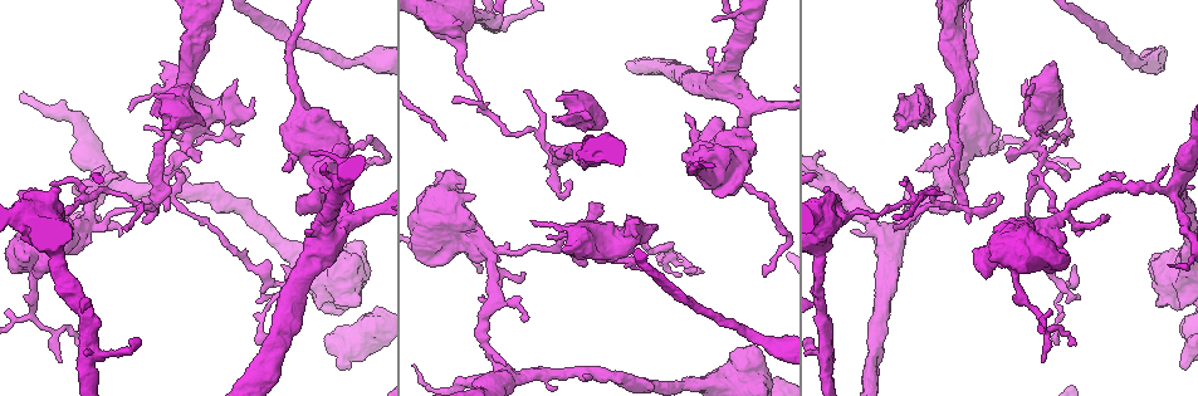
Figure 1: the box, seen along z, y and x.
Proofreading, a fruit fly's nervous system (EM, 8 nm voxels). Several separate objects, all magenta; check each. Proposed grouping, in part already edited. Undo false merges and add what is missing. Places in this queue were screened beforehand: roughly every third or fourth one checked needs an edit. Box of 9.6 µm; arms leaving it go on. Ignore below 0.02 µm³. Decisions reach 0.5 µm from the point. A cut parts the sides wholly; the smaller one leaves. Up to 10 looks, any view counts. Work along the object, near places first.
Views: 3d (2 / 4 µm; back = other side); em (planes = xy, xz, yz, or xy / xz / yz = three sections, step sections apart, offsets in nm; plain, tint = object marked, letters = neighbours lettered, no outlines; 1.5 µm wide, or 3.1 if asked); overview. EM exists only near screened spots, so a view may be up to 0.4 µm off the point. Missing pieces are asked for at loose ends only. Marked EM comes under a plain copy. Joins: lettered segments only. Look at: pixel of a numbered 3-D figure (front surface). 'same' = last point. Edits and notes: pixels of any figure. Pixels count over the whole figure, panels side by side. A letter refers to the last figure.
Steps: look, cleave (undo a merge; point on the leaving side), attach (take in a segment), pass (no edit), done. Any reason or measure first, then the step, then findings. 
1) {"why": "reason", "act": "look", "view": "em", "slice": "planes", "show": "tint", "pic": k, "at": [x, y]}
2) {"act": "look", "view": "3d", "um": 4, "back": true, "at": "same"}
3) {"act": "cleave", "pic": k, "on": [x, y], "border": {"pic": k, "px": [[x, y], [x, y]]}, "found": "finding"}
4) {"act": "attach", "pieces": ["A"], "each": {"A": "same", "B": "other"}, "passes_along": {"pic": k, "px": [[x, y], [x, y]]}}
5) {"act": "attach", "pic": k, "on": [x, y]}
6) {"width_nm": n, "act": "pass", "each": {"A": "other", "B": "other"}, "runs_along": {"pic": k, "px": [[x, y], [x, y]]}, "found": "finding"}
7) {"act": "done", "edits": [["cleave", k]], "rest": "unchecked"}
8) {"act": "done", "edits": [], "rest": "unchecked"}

{"why": "sudden change in width", "act": "look", "view": "3d", "um": 4, "pic": 1, "at": [574, 249]}

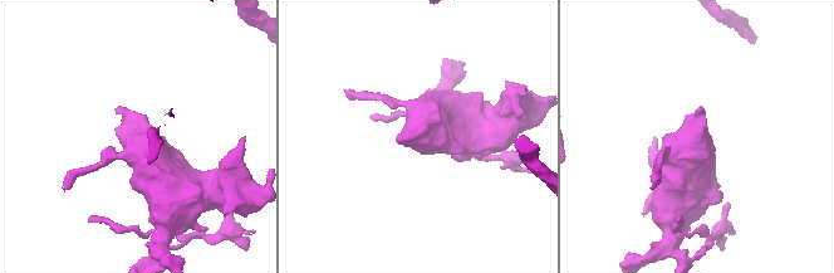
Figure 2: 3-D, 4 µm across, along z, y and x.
{"act": "look", "view": "em", "slice": "yz", "step": 4, "show": "letters", "pic": 2, "at": [138, 138]}

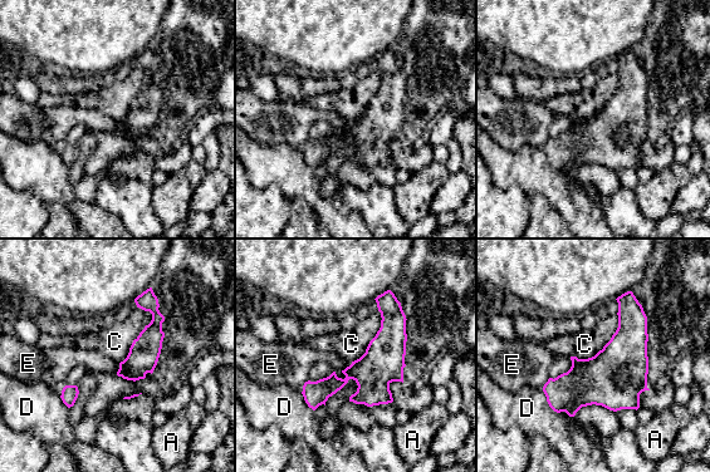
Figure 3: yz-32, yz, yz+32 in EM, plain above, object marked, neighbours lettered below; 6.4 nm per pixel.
{"act": "pass", "each": {"A": "other", "C": "other", "D": "other", "E": "other"}, "runs_along": {"pic": 3, "px": [[383, 296], [388, 340], [312, 404]]}, "found": "continuous, no second neuron"}

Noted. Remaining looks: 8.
{"why": "free end", "act": "look", "view": "em", "slice": "planes", "show": "tint", "pic": 1, "at": [605, 122]}

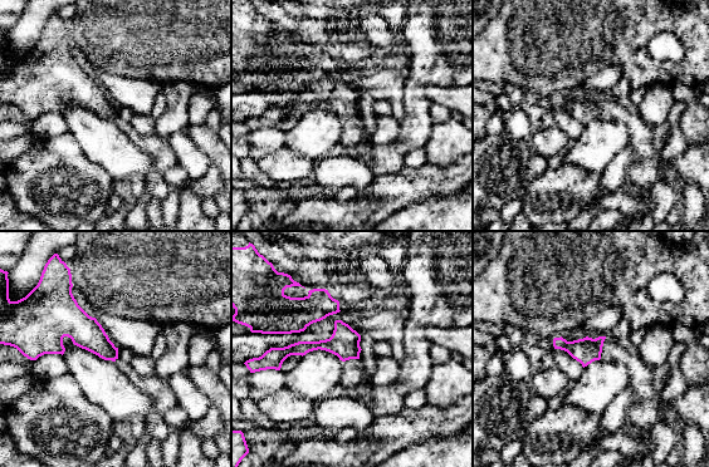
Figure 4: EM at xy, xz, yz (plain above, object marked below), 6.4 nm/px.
{"act": "look", "view": "em", "slice": "planes", "show": "letters", "at": "same"}

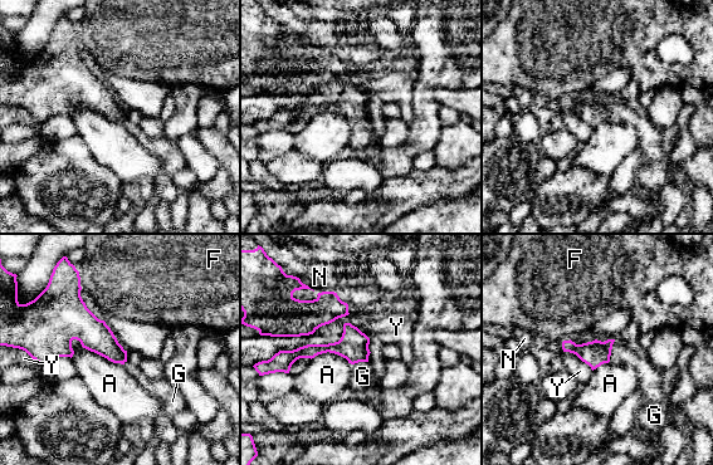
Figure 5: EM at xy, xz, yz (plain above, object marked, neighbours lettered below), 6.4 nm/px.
{"act": "attach", "pieces": ["G"], "each": {"A": "other", "F": "other", "G": "same", "N": "other", "Y": "other"}, "passes_along": {"pic": 5, "px": [[595, 353], [610, 351], [620, 353]]}, "found": "the neuron continues"}

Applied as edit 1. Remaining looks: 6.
{"why": "branch point", "act": "look", "view": "em", "slice": "planes", "show": "letters", "pic": 1, "at": [154, 209]}

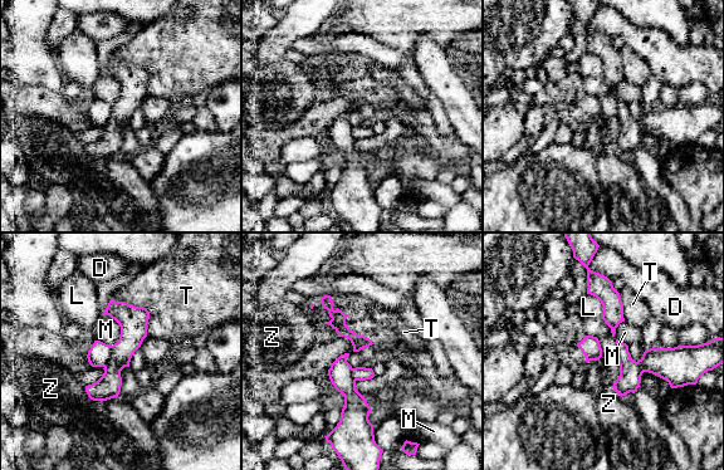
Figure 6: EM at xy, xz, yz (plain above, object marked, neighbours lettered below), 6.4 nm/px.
{"act": "cleave", "pic": 6, "on": [133, 326], "each": {"D": "other", "L": "other", "M": "other", "T": "other", "Z": "other"}, "found": "a second neuron is stuck on"}

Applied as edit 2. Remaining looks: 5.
{"act": "look", "view": "overview"}

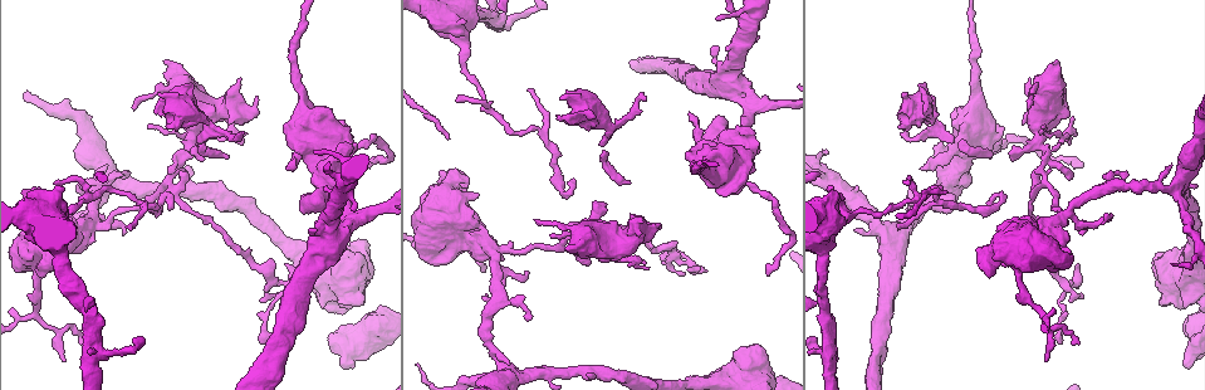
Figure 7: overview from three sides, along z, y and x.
{"why": "thin end", "act": "look", "view": "3d", "um": 2, "pic": 7, "at": [1082, 296]}

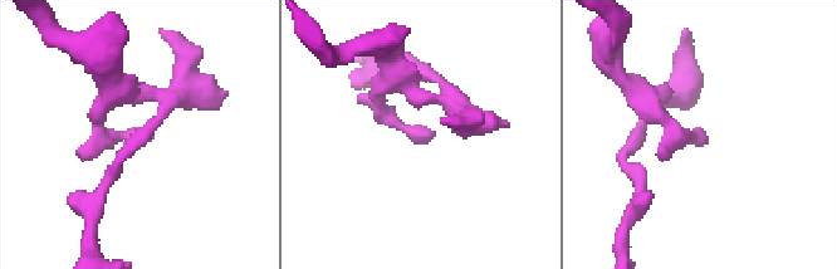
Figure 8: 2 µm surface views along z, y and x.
{"act": "look", "view": "em", "slice": "planes", "show": "letters", "pic": 8, "at": [433, 136]}

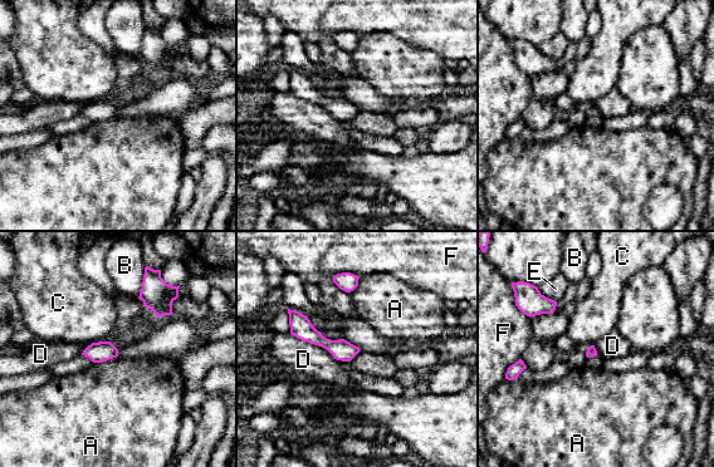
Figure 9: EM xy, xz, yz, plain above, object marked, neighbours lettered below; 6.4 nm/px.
{"act": "pass", "each": {"A": "other", "B": "other", "C": "other", "D": "other", "E": "other", "F": "other"}, "border": {"pic": 9, "px": [[291, 333], [337, 359], [360, 352]]}, "found": "no lettered segment goes on from it"}

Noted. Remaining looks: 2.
{"act": "done", "edits": [["attach", 5], ["cleave", 6]], "rest": "unchecked"}

